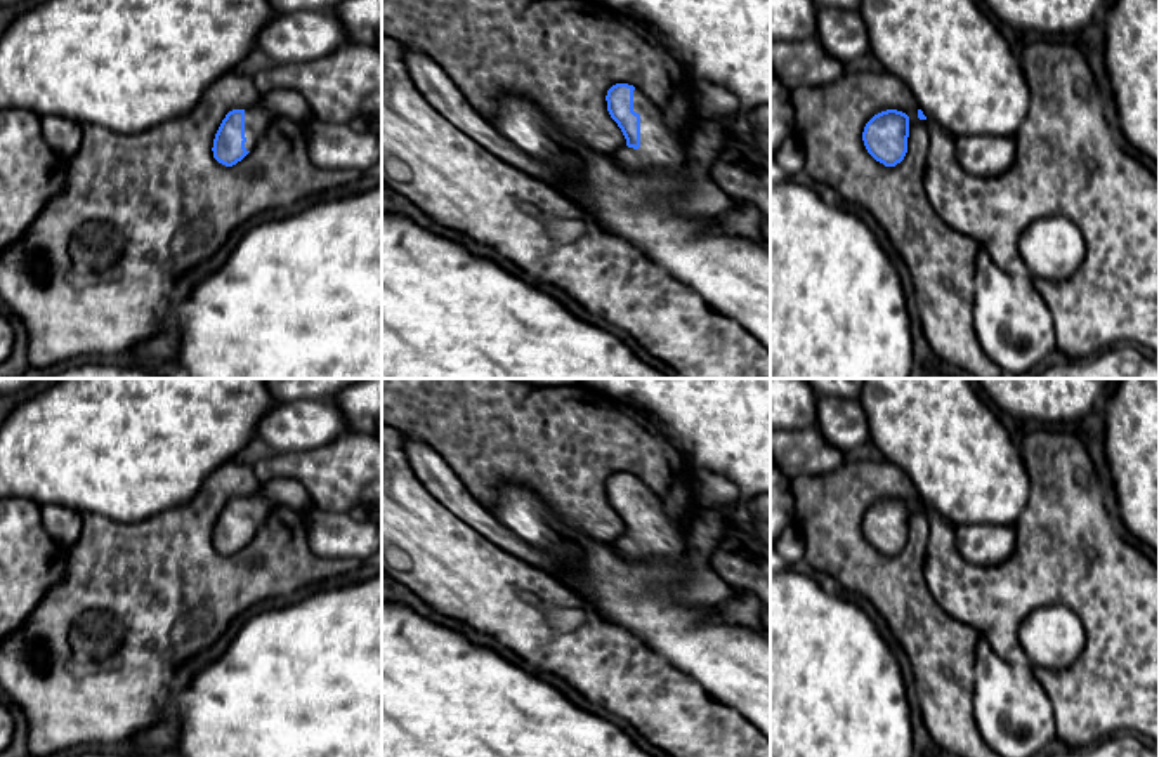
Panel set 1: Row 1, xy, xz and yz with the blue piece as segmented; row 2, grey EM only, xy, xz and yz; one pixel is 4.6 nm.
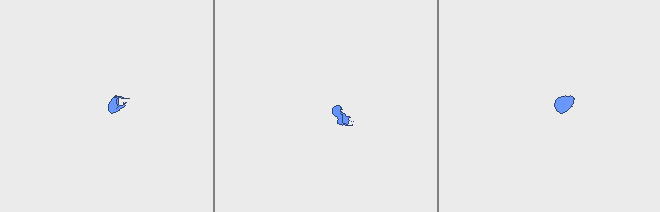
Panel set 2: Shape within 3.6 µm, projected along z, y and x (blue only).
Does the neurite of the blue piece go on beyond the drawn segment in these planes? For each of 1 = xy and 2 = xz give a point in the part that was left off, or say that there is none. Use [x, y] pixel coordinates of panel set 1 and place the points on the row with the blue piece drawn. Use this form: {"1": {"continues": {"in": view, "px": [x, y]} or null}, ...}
{"1": {"continues": {"in": "xy", "px": [283, 103]}}, "2": {"continues": {"in": "xz", "px": [661, 148]}}}

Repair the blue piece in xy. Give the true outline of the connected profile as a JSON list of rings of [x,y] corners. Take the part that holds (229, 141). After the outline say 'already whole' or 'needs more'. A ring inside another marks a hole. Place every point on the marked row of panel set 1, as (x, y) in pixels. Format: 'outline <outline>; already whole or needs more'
outline [[[276,89],[262,95],[257,106],[226,115],[213,139],[213,158],[226,167],[236,165],[255,148],[274,118],[305,125],[312,111],[297,90]]]; needs more

